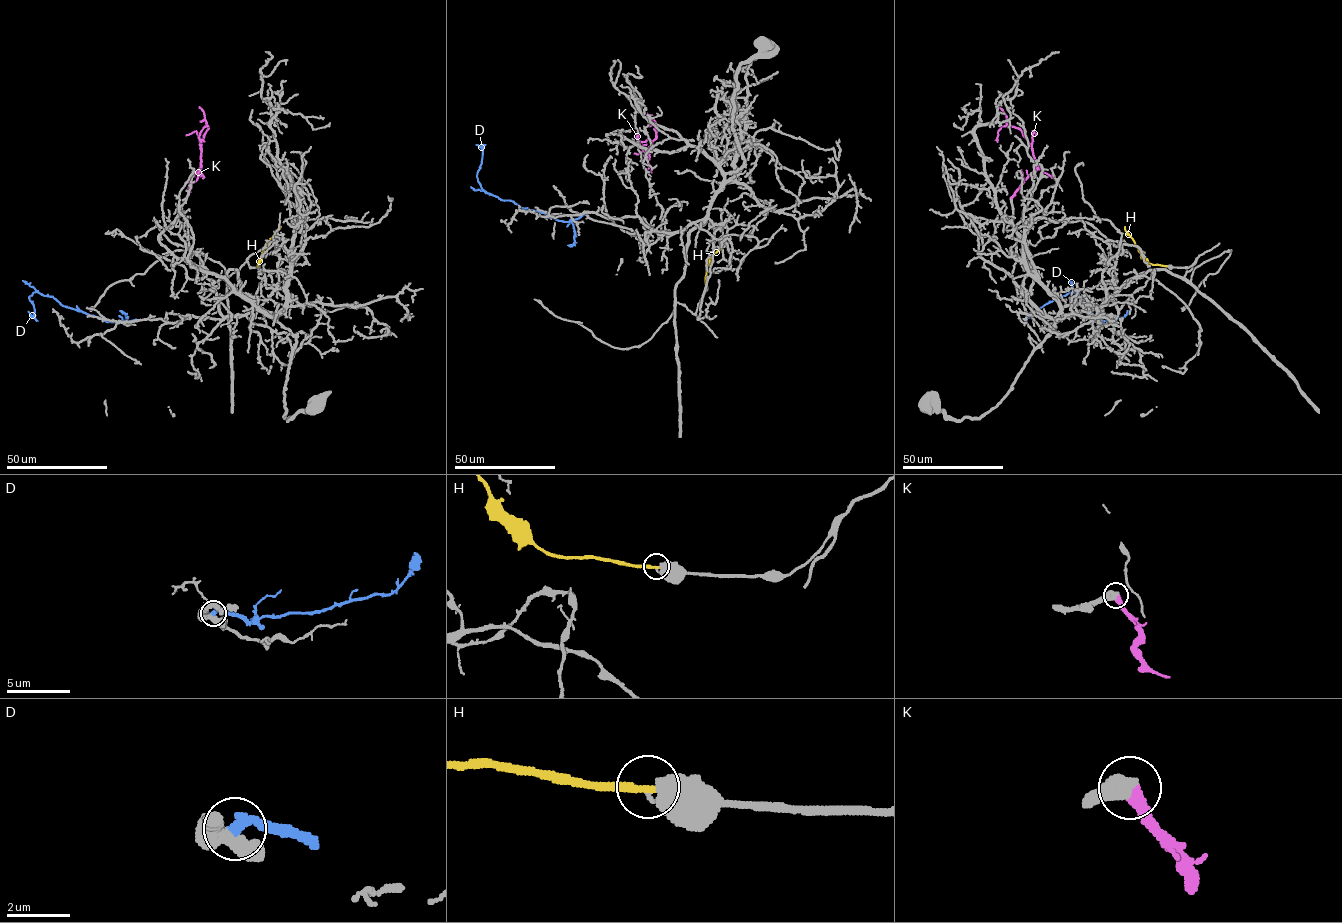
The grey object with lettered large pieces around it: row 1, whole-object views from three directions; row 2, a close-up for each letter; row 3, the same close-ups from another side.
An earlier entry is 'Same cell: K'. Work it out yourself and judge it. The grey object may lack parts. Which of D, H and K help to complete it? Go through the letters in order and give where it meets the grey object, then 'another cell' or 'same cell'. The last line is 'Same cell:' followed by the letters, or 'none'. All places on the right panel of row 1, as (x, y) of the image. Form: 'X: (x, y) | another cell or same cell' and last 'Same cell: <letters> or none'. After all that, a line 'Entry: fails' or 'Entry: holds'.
D: (1095, 320) | another cell
H: (1167, 266) | same cell
K: (1011, 198) | same cell
Same cell: H, K
Entry: fails

